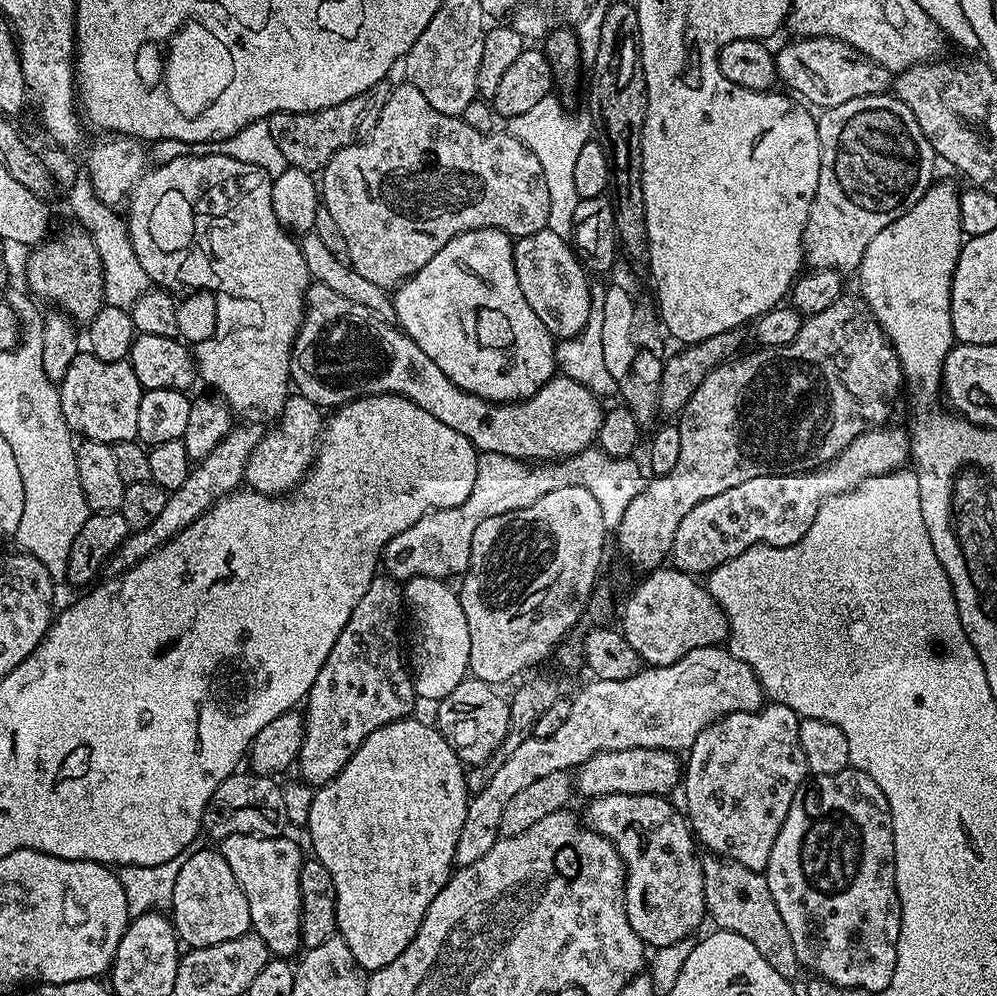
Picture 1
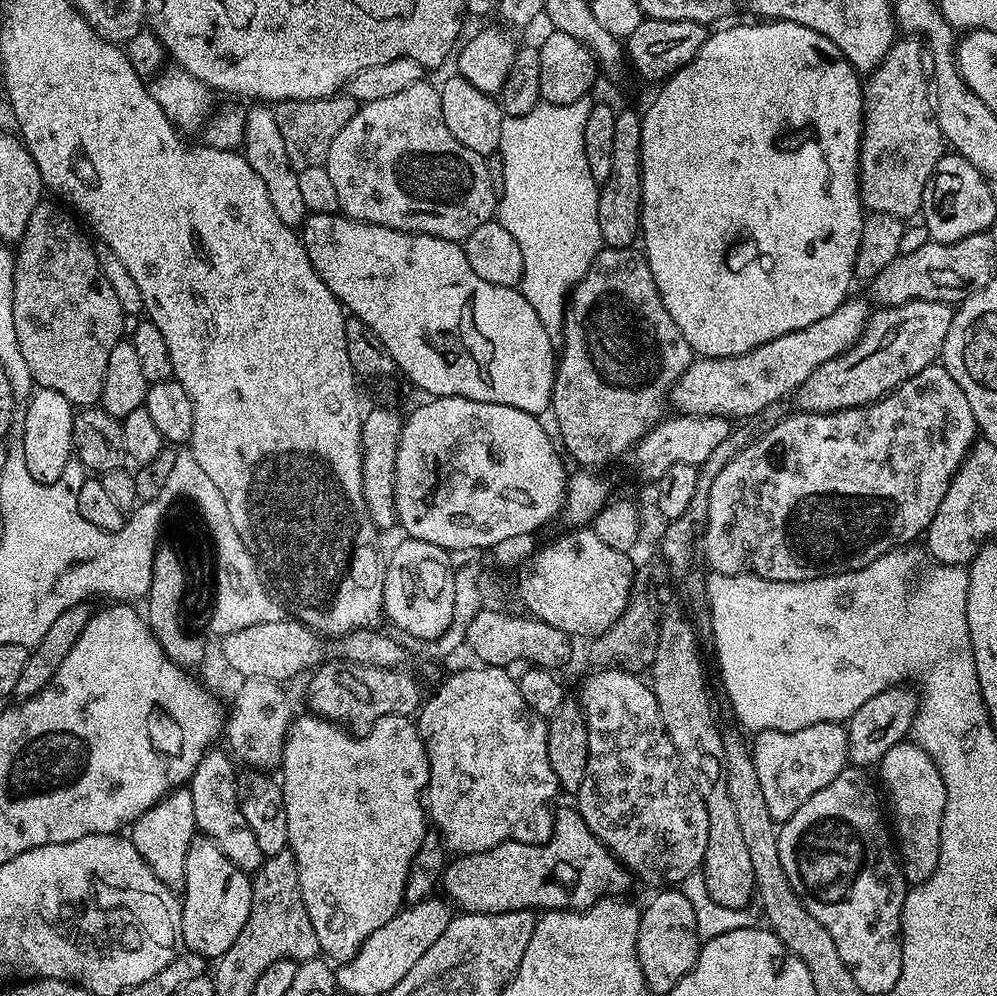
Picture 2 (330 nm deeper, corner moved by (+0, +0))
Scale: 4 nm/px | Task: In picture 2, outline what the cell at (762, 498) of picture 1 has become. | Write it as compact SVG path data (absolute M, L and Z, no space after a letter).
M940 362L926 366L926 370L914 374L914 378L902 382L892 392L889 392L888 395L882 397L880 400L875 400L873 404L867 404L861 408L847 408L841 412L802 412L796 410L793 413L793 416L792 413L785 415L784 419L778 422L778 426L774 426L774 430L770 430L766 435L758 437L750 447L742 450L742 454L738 454L730 462L726 462L726 467L723 468L722 474L718 474L718 478L714 478L714 486L710 486L710 494L708 495L708 522L702 529L704 556L708 559L709 569L712 572L721 572L722 574L730 574L731 576L751 574L753 576L761 576L767 580L773 580L774 582L802 582L815 576L829 576L830 574L838 574L839 572L858 570L862 566L874 562L874 558L892 551L893 548L903 545L905 542L915 541L912 540L915 536L923 537L927 533L930 522L934 518L934 514L938 510L938 506L942 502L942 498L952 481L953 474L960 469L960 463L968 457L968 452L978 439L974 410L970 410L970 402L966 402L966 394L962 394L962 386L958 386L958 382L954 382L954 378L950 378L950 374L945 370L943 363Z

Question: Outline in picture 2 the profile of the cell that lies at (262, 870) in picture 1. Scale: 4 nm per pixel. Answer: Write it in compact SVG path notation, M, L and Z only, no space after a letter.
M209 751L204 761L196 767L196 773L190 781L196 826L203 835L214 841L218 850L222 850L222 854L230 858L230 862L234 862L234 866L238 866L243 872L254 874L263 864L265 856L262 850L258 850L254 833L250 831L250 826L246 826L246 818L242 818L242 810L238 806L236 793L238 768L227 751L224 751L225 753L216 751Z

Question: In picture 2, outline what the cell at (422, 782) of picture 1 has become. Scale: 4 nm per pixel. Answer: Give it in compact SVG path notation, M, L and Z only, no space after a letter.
M307 714L308 716L297 715L293 719L291 726L288 727L288 735L284 737L284 759L282 761L282 787L284 790L284 801L286 802L286 826L288 827L288 848L294 854L296 865L298 866L298 882L302 890L302 902L306 902L306 914L310 914L310 926L314 926L314 934L318 934L318 942L320 943L321 953L329 961L343 962L354 958L358 954L358 950L362 946L362 942L366 942L366 938L370 938L370 934L374 934L374 930L379 930L381 926L386 926L386 922L390 922L390 918L397 916L401 910L404 901L404 889L407 886L408 868L411 866L411 859L417 854L418 848L422 844L422 838L426 831L426 809L422 799L422 793L428 787L428 775L430 774L430 766L428 765L428 755L424 749L424 743L420 737L415 723L406 716L384 716L378 722L374 722L371 728L363 734L353 734L351 731L345 730L341 725L332 723L331 720L324 720L321 716L315 714Z

